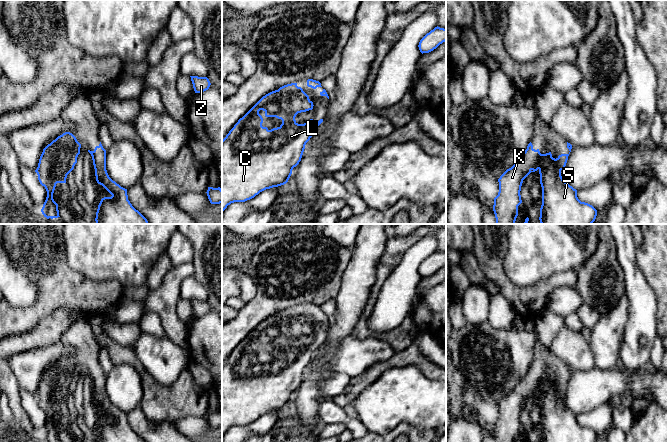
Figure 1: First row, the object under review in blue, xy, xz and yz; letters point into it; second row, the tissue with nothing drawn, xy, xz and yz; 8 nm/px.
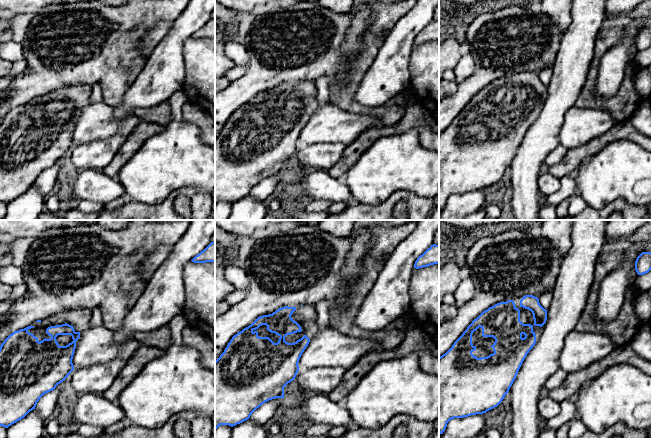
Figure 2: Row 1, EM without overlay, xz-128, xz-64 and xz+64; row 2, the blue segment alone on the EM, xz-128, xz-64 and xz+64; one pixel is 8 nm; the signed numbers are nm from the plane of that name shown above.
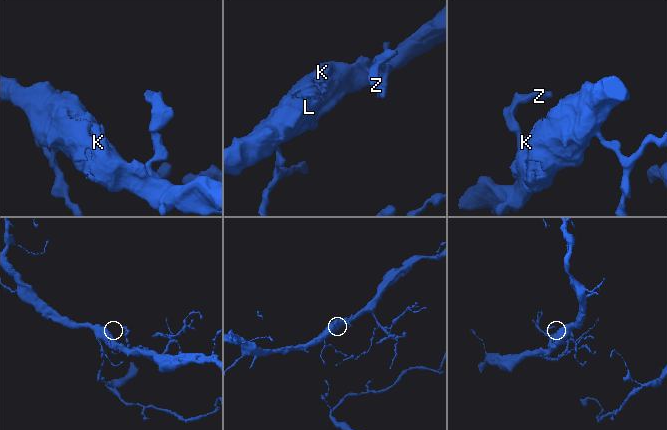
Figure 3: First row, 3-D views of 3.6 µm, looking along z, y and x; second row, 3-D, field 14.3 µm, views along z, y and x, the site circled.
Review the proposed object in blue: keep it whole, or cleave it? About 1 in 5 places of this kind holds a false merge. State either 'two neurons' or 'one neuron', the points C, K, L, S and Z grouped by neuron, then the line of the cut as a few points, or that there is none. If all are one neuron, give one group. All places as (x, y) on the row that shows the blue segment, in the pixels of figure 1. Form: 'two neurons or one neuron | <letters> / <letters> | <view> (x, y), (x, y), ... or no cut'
one neuron | C K L S Z | no cut

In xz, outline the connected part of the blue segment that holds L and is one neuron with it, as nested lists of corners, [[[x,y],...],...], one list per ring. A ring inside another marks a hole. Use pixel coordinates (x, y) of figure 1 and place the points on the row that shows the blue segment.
[[[291,83],[280,87],[263,96],[229,131],[222,140],[222,212],[228,205],[234,202],[245,202],[254,198],[260,192],[284,185],[288,182],[292,170],[301,161],[305,145],[314,134],[317,127],[323,122],[320,119],[314,122],[310,119],[304,124],[298,124],[295,117],[298,113],[313,109],[313,102],[297,83]],[[263,110],[266,117],[276,117],[282,120],[282,124],[269,130],[263,127],[263,118],[259,111]]]

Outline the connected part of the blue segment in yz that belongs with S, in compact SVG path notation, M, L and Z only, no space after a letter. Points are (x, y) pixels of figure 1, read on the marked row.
M530 142L523 155L498 179L499 192L493 205L496 224L515 224L518 206L522 203L523 180L537 170L542 187L541 224L592 224L597 210L581 202L577 190L561 176L569 154L561 154L555 159L551 152L541 154L539 149L535 150Z

